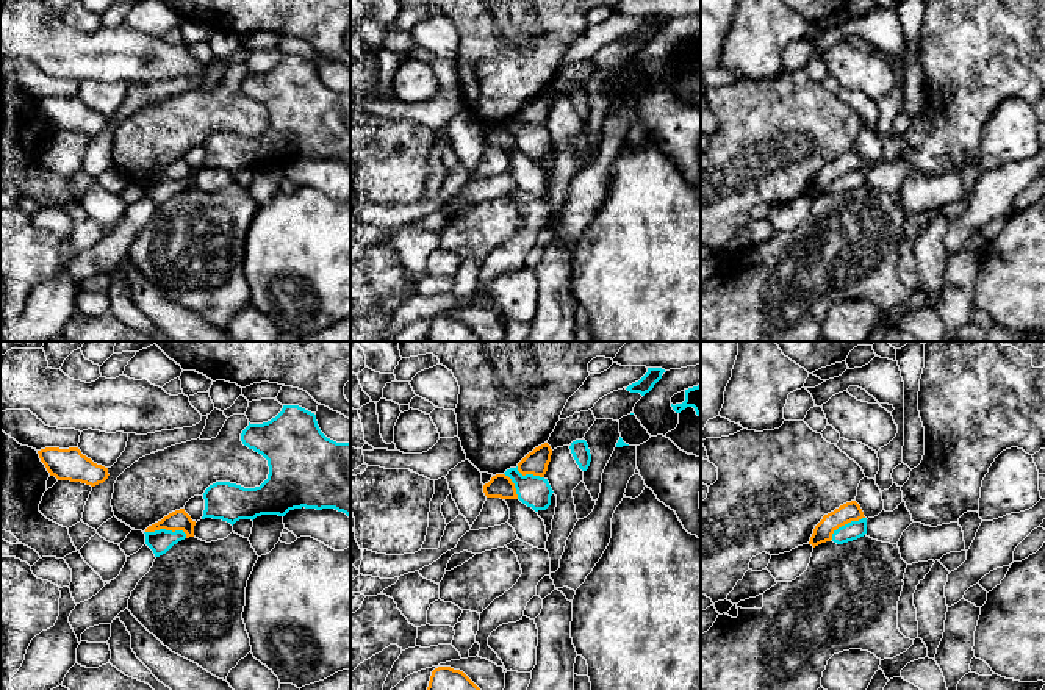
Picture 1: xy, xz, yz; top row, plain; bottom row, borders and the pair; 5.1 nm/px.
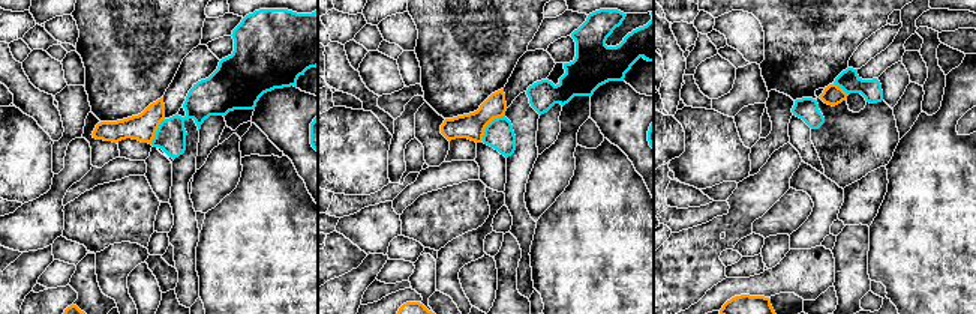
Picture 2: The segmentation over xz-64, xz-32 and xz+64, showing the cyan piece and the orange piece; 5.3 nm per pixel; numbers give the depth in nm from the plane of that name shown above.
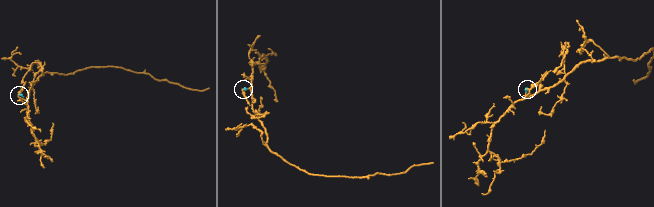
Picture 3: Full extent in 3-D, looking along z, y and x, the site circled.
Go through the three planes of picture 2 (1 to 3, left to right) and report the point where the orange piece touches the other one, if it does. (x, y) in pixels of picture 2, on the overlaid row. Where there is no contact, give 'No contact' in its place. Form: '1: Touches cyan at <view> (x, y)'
1: Touches cyan at xz-64 (156, 131)
2: Touches cyan at xz-32 (488, 125)
3: Touches cyan at xz+64 (841, 87)

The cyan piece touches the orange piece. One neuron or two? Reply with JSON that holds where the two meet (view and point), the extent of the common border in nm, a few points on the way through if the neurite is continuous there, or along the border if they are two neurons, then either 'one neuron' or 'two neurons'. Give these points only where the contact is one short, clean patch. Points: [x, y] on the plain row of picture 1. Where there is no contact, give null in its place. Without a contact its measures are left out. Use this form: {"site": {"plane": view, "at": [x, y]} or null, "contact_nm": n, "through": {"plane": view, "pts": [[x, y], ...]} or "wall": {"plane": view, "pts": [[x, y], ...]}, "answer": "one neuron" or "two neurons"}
{"site": {"plane": "xy", "at": [168, 180]}, "contact_nm": 220, "wall": {"plane": "xy", "pts": [[146, 182], [169, 179], [182, 180], [186, 186]]}, "answer": "two neurons"}

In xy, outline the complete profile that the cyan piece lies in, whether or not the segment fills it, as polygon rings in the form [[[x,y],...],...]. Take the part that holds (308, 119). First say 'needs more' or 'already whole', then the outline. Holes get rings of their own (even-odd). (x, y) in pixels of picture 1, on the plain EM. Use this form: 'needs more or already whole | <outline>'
already whole | [[[283,55],[268,72],[250,74],[241,91],[268,110],[268,128],[255,138],[216,131],[205,142],[205,167],[232,175],[294,158],[335,158],[350,167],[350,92],[327,88],[316,64]]]

